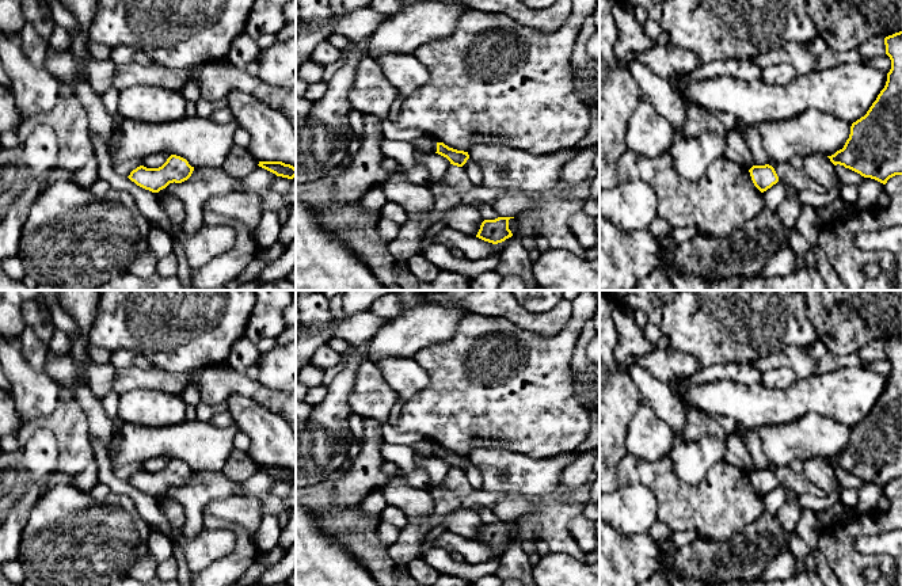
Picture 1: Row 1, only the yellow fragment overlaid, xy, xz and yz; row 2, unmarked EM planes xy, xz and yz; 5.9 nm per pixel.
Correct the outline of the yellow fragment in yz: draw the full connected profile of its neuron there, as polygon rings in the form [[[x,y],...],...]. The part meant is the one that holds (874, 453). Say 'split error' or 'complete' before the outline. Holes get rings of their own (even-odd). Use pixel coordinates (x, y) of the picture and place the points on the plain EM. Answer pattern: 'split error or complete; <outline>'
complete; [[[902,335],[884,342],[891,364],[884,392],[864,421],[850,430],[842,453],[827,460],[864,482],[883,488],[902,479]]]

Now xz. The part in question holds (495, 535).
complete; [[[498,521],[495,524],[484,524],[480,529],[480,533],[476,541],[498,548],[511,541],[513,537],[509,533],[509,524],[514,521]]]

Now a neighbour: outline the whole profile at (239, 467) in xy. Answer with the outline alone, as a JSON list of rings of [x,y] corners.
[[[235,450],[227,460],[221,472],[235,482],[247,480],[258,471],[259,465],[244,452]]]

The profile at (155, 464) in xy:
[[[163,456],[153,457],[153,458],[146,460],[142,464],[142,469],[146,472],[159,472],[167,465],[168,461],[170,461],[168,457],[163,457]]]

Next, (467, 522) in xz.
[[[467,507],[453,510],[445,515],[433,514],[433,524],[444,525],[446,530],[476,540],[484,522],[477,511]]]

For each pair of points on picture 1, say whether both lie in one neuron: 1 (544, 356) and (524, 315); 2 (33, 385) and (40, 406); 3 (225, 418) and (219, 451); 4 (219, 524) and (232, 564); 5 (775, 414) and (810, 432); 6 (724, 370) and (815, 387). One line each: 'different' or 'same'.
1: different
2: same
3: different
4: same
5: different
6: different

